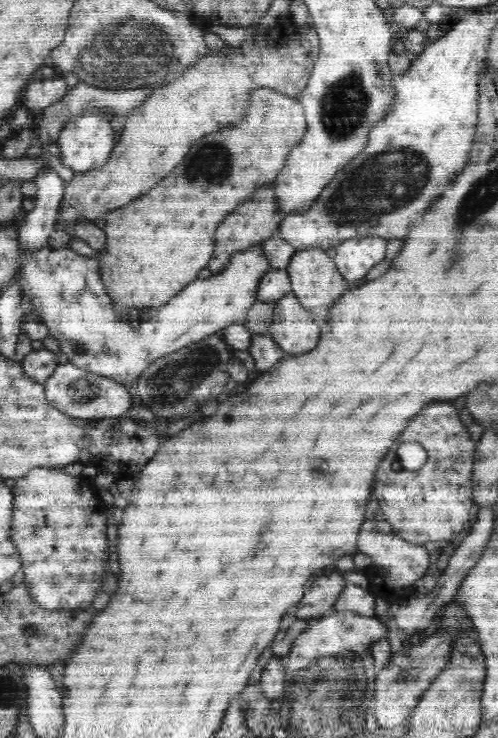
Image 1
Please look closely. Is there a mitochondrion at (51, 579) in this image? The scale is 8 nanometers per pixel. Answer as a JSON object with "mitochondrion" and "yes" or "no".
{"mitochondrion":"yes"}

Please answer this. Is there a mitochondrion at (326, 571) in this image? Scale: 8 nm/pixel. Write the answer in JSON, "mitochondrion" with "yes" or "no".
{"mitochondrion":"no"}

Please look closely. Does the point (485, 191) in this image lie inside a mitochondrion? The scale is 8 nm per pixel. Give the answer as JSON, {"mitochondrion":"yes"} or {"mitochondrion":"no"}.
{"mitochondrion":"yes"}

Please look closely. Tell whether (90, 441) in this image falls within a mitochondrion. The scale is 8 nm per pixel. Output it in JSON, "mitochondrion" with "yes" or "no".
{"mitochondrion":"no"}

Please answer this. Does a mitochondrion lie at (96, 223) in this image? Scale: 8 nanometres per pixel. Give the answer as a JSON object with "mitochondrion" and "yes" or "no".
{"mitochondrion":"no"}

